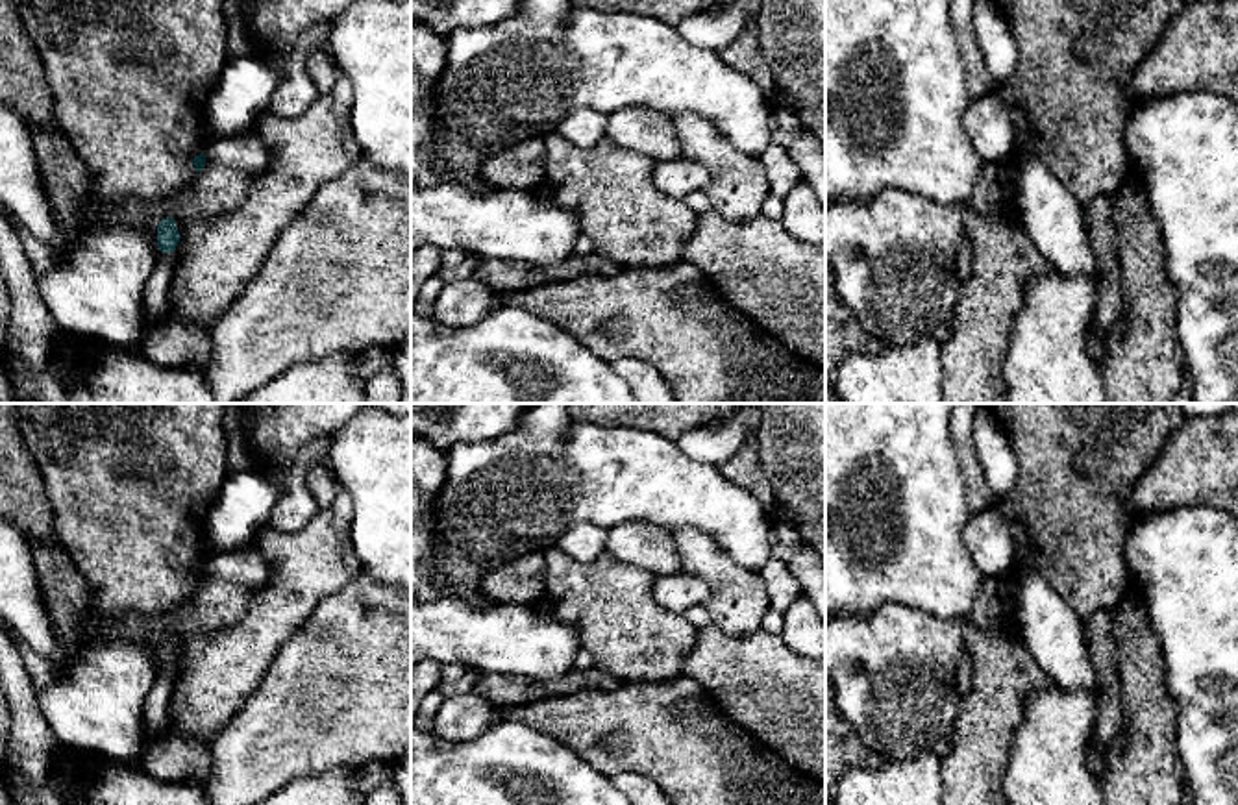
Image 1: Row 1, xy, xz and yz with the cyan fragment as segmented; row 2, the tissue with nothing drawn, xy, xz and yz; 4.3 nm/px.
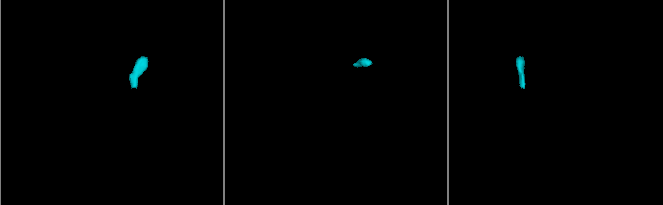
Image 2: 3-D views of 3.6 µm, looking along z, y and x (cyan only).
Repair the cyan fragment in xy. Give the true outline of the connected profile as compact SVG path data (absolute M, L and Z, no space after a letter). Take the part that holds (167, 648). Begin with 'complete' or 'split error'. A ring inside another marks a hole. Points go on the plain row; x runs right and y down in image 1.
complete; M167 631L157 638L157 661L161 668L174 666L180 657L180 646L176 642L176 635Z

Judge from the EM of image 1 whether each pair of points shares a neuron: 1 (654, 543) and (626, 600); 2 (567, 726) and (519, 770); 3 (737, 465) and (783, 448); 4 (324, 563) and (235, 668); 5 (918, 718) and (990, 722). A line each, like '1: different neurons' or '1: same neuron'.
1: different neurons
2: different neurons
3: different neurons
4: same neuron
5: different neurons

